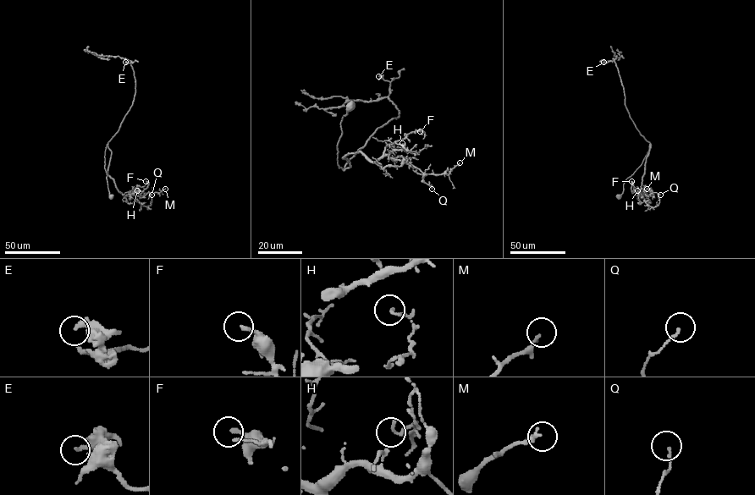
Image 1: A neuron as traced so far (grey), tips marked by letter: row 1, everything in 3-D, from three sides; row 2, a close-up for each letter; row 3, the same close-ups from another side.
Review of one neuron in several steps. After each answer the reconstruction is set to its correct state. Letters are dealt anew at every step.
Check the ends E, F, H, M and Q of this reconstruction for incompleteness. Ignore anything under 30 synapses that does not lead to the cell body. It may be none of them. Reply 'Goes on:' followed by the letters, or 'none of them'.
Goes on: none of them

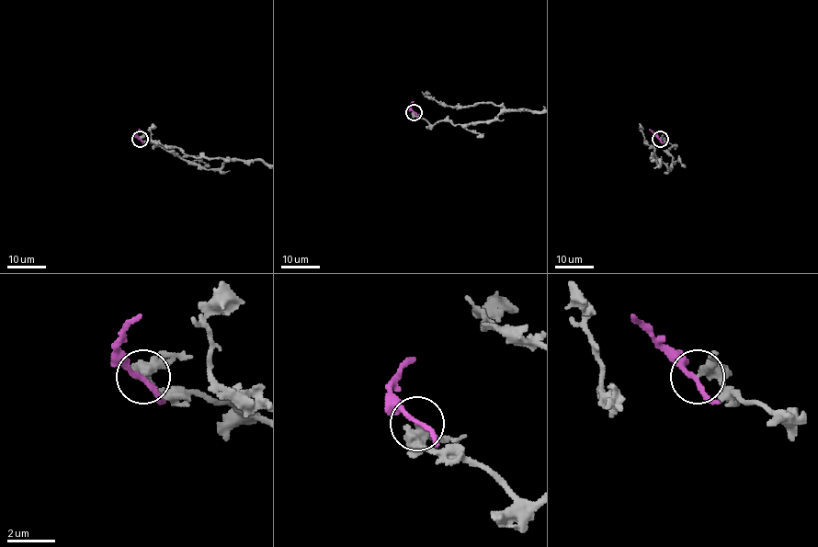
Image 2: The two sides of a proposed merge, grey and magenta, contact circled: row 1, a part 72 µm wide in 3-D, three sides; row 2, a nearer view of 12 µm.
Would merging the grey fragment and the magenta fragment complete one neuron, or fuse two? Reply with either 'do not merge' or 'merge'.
do not merge

